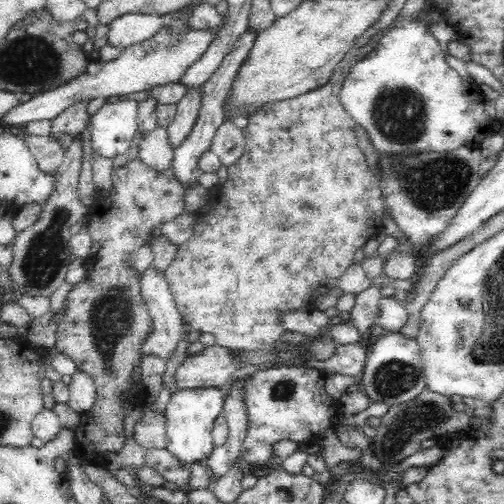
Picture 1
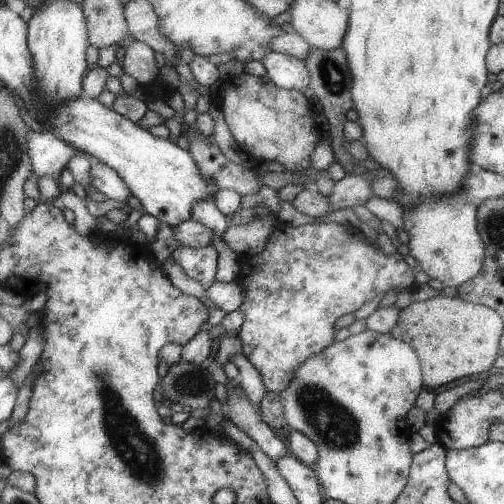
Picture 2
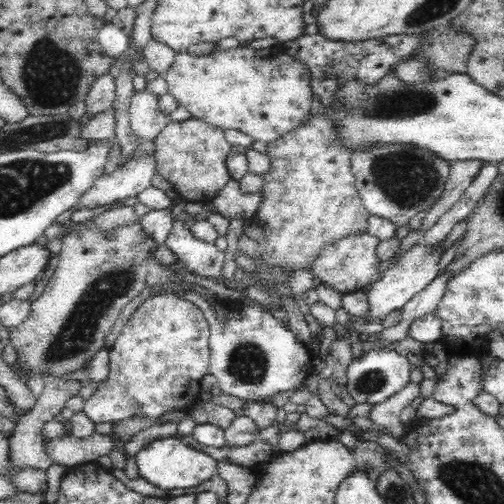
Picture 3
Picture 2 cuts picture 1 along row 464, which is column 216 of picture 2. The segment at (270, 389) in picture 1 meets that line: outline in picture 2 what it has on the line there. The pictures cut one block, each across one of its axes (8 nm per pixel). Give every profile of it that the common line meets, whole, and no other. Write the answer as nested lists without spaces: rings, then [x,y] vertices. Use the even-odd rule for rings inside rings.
[[[181,246],[173,256],[173,262],[179,264],[181,270],[187,272],[193,280],[201,282],[207,290],[217,282],[217,272],[219,272],[219,248],[207,246],[207,248],[189,248]]]

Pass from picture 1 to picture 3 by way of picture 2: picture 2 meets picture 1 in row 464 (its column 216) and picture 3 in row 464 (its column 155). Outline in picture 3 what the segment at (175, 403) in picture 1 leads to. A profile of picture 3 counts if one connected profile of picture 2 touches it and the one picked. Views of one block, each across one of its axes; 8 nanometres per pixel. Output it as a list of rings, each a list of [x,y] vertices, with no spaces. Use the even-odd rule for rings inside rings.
[[[178,436],[148,444],[144,450],[136,454],[136,464],[138,464],[140,478],[144,478],[146,482],[150,482],[154,488],[160,488],[160,490],[200,486],[202,482],[212,480],[212,476],[218,474],[216,458],[210,458],[208,454],[200,452],[190,440],[184,440]]]

